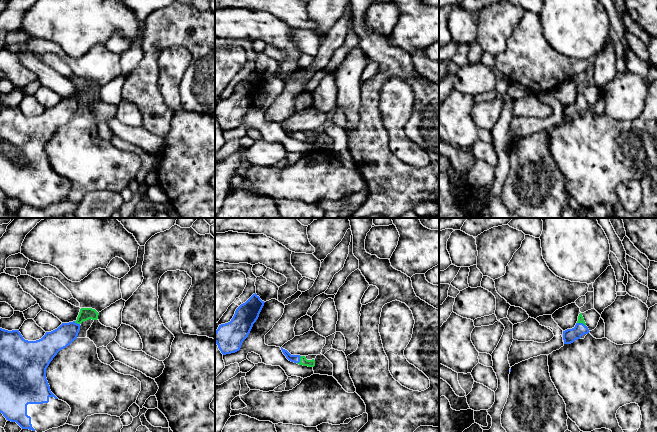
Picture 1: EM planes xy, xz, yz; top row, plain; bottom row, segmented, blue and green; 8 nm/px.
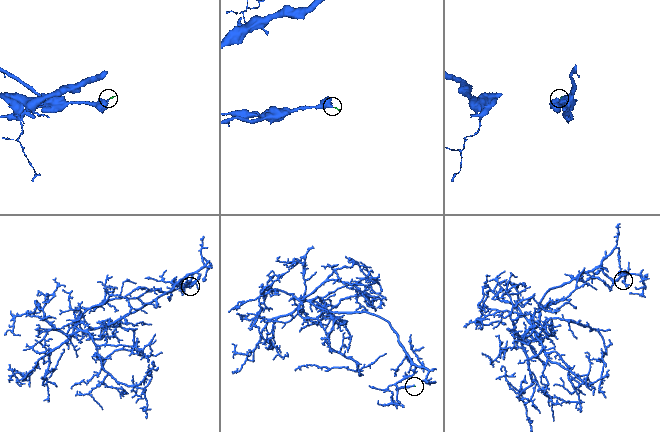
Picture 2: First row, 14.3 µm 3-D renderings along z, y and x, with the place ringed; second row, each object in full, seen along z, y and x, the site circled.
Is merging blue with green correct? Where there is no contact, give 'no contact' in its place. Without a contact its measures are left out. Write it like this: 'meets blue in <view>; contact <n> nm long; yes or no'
meets blue in xz; contact 70 nm long; yes

